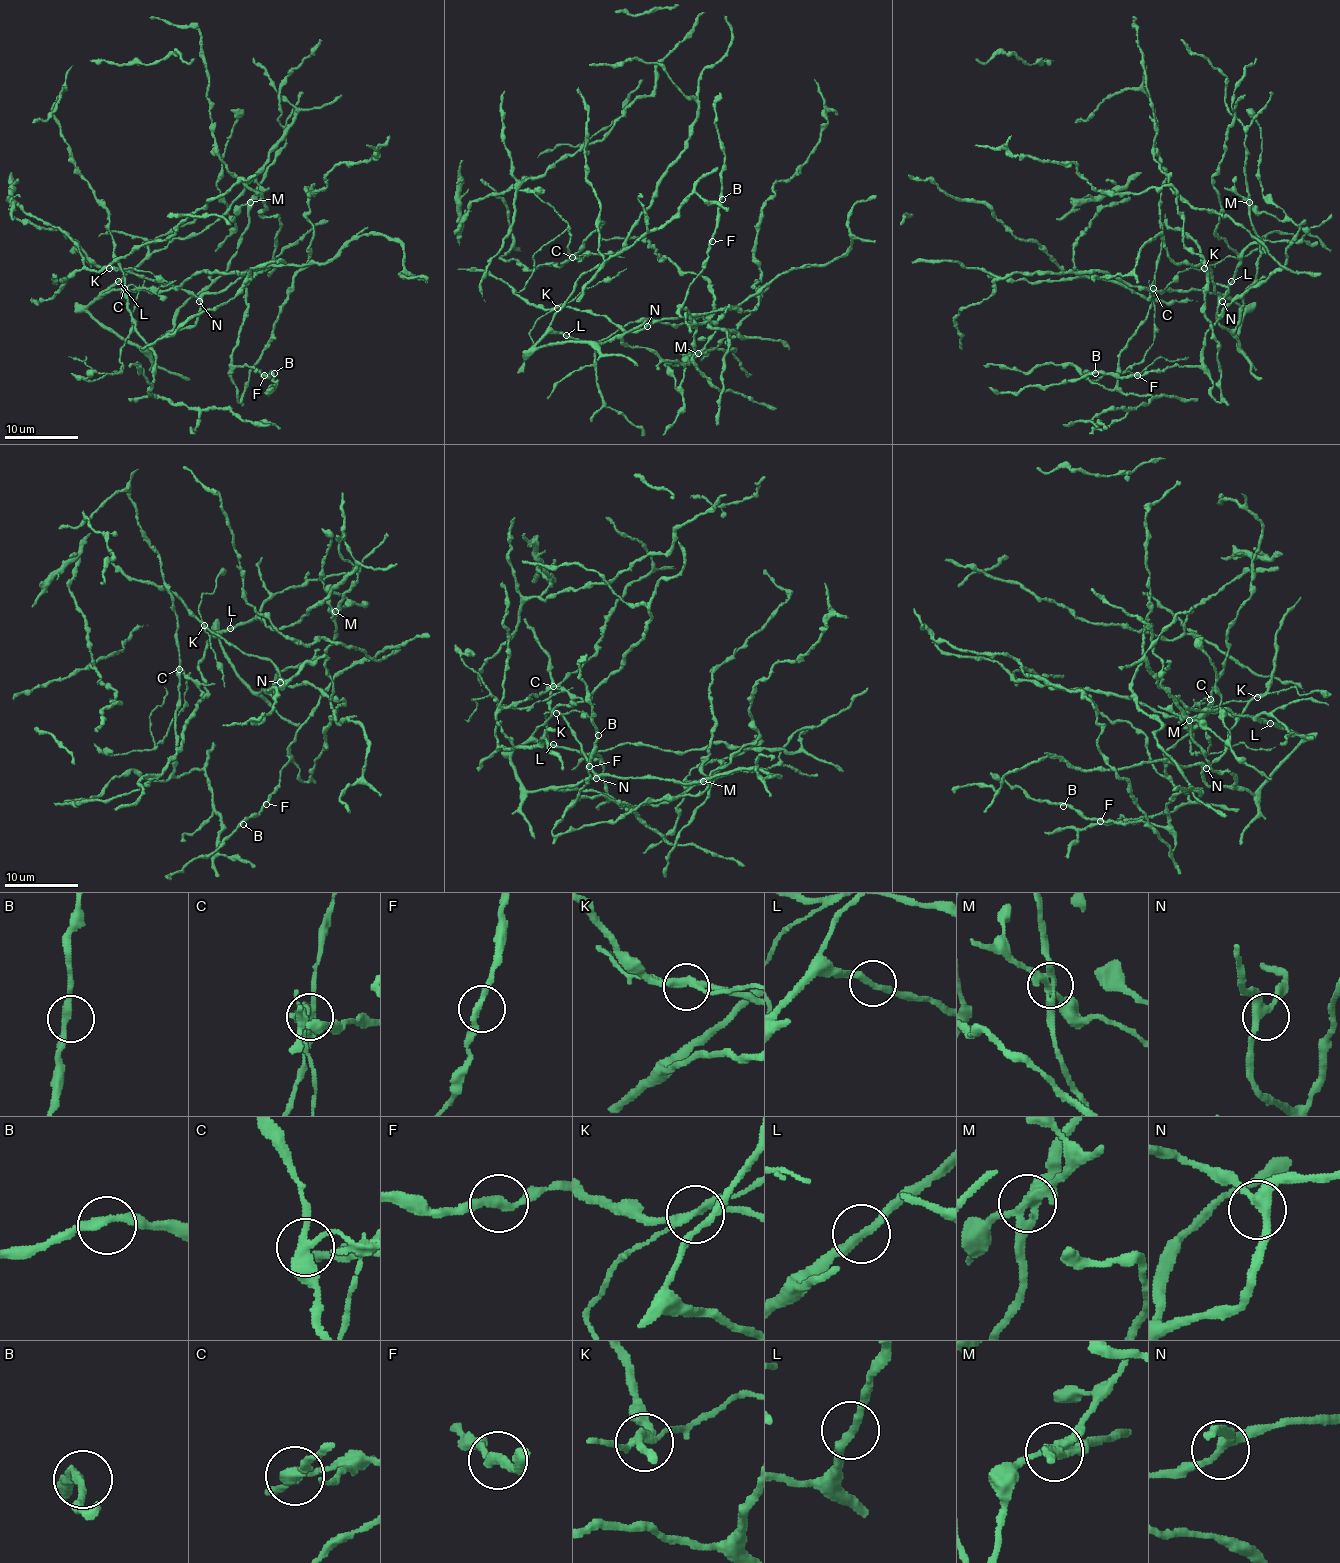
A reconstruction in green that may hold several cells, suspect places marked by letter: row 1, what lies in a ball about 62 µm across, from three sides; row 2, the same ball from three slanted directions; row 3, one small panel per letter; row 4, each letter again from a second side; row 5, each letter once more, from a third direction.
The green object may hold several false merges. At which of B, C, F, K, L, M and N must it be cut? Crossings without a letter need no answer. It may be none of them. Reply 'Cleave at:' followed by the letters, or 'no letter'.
Cleave at: C, K, M

